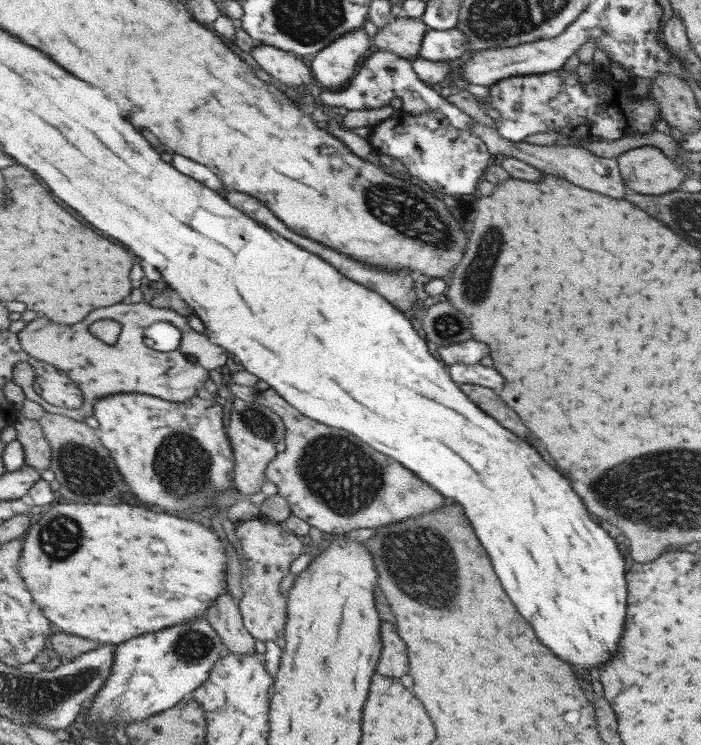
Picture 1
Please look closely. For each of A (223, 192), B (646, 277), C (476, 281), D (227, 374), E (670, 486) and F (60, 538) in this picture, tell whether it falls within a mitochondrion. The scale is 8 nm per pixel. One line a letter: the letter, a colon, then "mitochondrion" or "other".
A: other
B: other
C: mitochondrion
D: other
E: mitochondrion
F: mitochondrion

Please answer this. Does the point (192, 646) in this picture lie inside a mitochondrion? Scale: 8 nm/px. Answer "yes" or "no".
yes

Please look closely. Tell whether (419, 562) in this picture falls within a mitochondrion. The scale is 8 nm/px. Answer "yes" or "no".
yes

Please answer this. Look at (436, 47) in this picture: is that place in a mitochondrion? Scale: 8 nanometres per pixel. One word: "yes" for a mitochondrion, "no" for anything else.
no

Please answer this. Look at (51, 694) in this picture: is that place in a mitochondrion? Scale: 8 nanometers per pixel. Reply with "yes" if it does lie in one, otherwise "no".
yes

